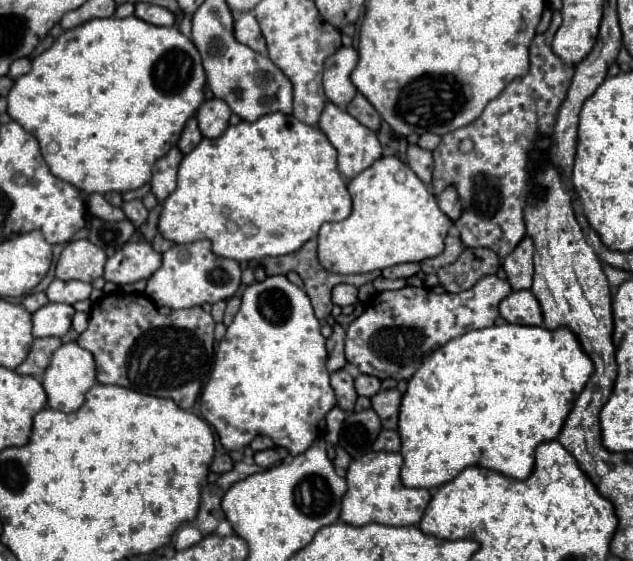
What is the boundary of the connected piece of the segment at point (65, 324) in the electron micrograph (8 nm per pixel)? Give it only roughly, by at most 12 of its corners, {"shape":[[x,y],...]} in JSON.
{"shape":[[48,303],[34,313],[34,337],[64,337],[76,309]]}

